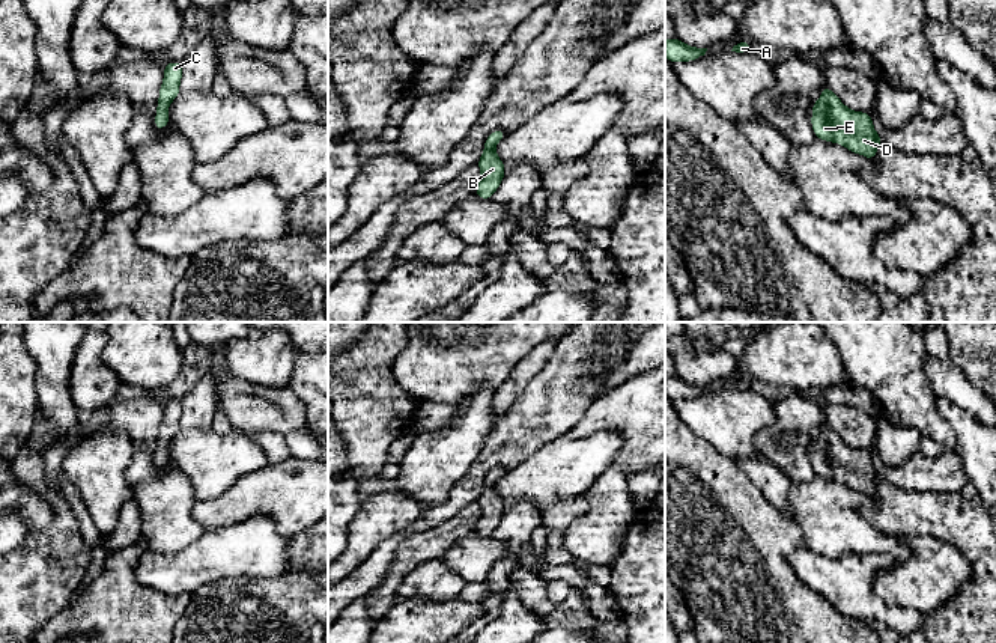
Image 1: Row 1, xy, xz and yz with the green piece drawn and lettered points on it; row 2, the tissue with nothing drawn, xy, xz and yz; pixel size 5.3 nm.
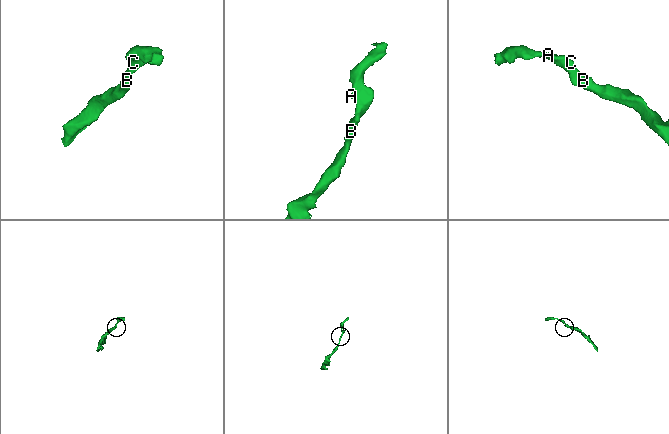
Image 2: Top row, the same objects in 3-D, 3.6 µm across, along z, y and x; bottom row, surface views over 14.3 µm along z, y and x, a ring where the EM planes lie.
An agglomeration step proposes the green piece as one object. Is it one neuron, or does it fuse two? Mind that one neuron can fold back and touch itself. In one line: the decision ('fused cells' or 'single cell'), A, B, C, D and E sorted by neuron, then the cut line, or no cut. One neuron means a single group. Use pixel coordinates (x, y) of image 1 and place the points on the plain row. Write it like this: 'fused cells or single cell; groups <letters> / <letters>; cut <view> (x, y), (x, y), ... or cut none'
single cell; groups A B C D E; cut none

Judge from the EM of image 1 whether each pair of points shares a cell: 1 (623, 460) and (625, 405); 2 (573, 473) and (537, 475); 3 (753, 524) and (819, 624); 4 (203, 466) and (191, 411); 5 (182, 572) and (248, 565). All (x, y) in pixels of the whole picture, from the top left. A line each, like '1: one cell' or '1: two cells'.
1: one cell
2: one cell
3: one cell
4: two cells
5: one cell

